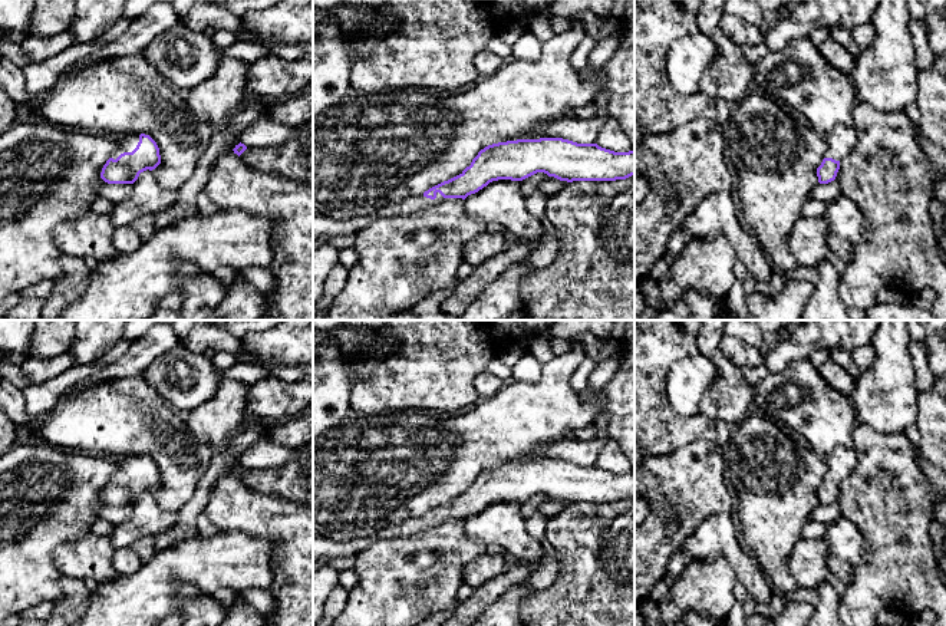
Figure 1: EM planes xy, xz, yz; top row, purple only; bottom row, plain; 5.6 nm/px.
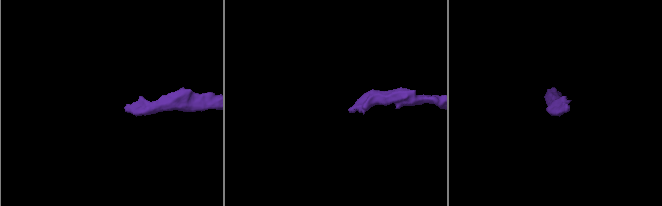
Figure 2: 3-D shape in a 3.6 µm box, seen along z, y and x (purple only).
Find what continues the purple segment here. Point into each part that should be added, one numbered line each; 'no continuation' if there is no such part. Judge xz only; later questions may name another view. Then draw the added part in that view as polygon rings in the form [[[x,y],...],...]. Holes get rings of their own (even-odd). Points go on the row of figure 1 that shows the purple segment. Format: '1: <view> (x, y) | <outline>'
1: xz (322, 224) | [[[436,192],[435,200],[426,198],[423,195],[412,197],[402,201],[385,204],[366,215],[352,218],[336,218],[313,212],[313,240],[322,235],[355,235],[379,218],[412,214],[422,208],[436,205],[444,200],[445,198],[439,192]]]

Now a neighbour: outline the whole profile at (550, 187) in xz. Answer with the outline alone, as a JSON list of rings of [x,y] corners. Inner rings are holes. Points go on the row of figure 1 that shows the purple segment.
[[[547,177],[541,185],[540,185],[540,191],[547,197],[551,198],[554,195],[557,195],[558,192],[561,192],[570,182],[567,181],[560,181],[554,177]]]

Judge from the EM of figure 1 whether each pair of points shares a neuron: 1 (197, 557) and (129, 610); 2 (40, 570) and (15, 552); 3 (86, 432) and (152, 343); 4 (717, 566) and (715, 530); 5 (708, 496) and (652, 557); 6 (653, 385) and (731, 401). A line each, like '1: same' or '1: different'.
1: same
2: same
3: different
4: different
5: same
6: different

